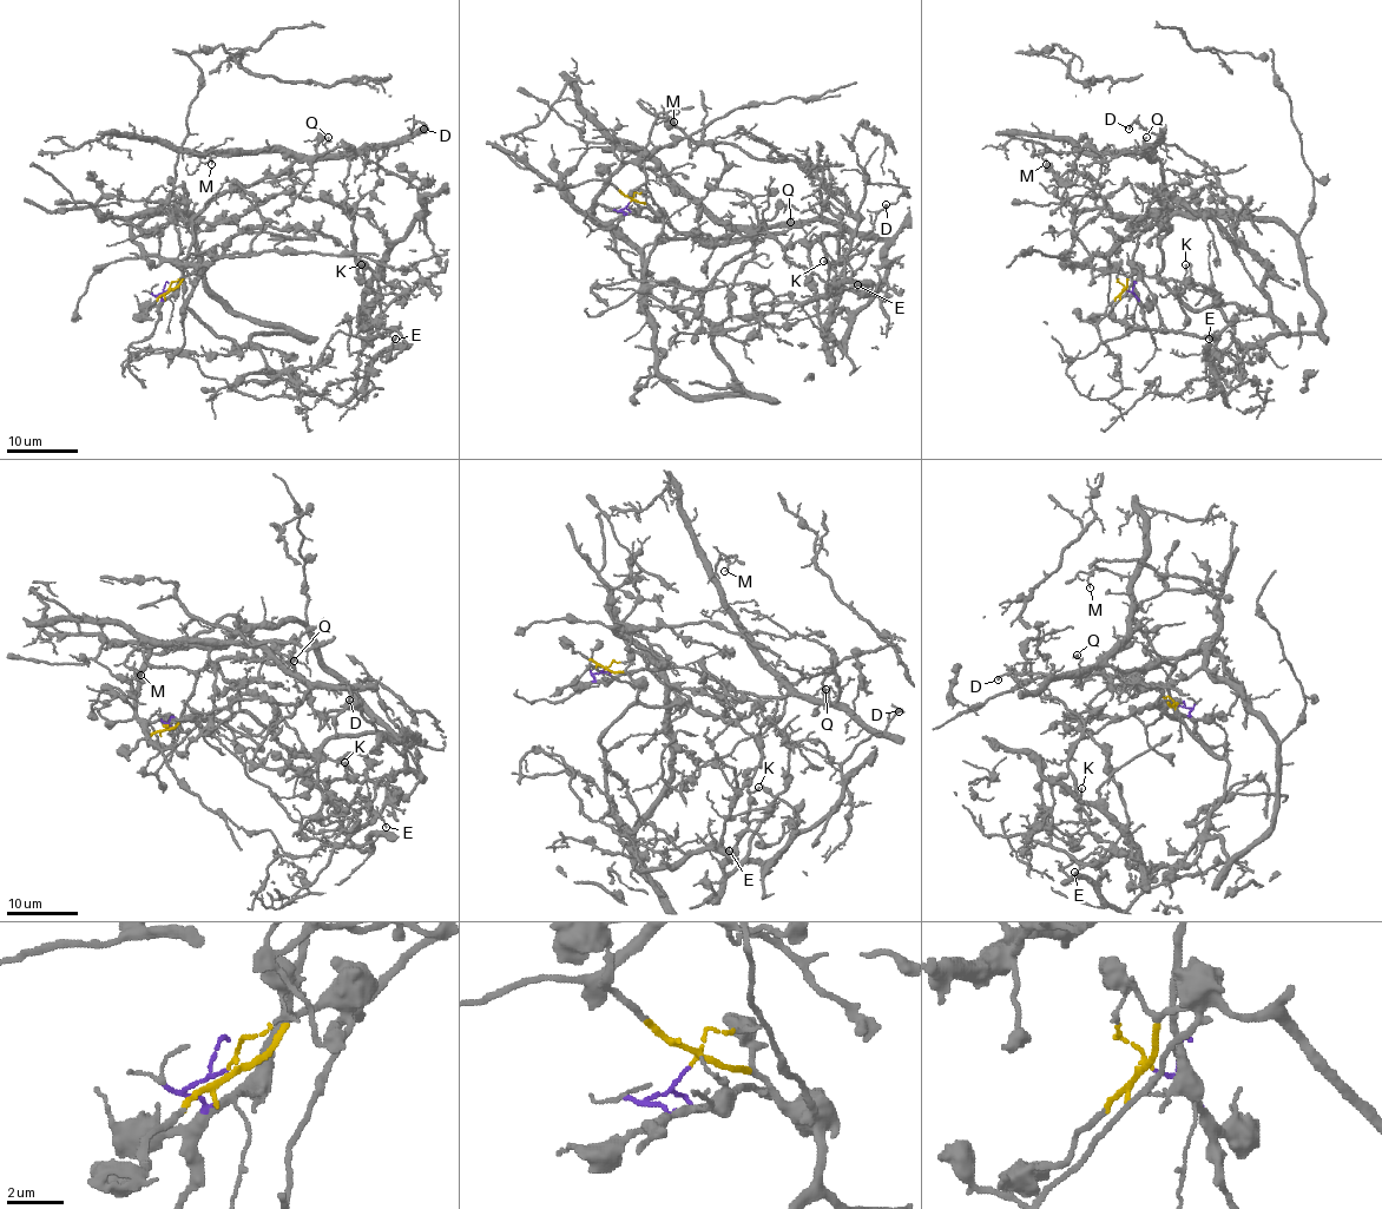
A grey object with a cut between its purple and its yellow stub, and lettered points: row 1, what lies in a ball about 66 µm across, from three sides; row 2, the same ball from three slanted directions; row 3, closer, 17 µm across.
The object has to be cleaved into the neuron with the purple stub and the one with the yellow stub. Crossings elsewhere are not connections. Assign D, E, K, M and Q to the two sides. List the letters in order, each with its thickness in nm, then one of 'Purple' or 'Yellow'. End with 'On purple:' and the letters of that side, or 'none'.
D: Thickness 140 nm. Purple
E: Thickness 80 nm. Yellow
K: Thickness 140 nm. Yellow
M: Thickness 110 nm. Purple
Q: Thickness 130 nm. Purple
On purple: D, M, Q

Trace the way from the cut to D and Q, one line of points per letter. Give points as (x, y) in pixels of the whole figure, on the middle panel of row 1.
D: (630, 202), (623, 212), (646, 207), (679, 231), (721, 238), (811, 221), (872, 231), (886, 205)
Q: (630, 202), (623, 212), (646, 207), (655, 219), (703, 238), (742, 238), (790, 221)

